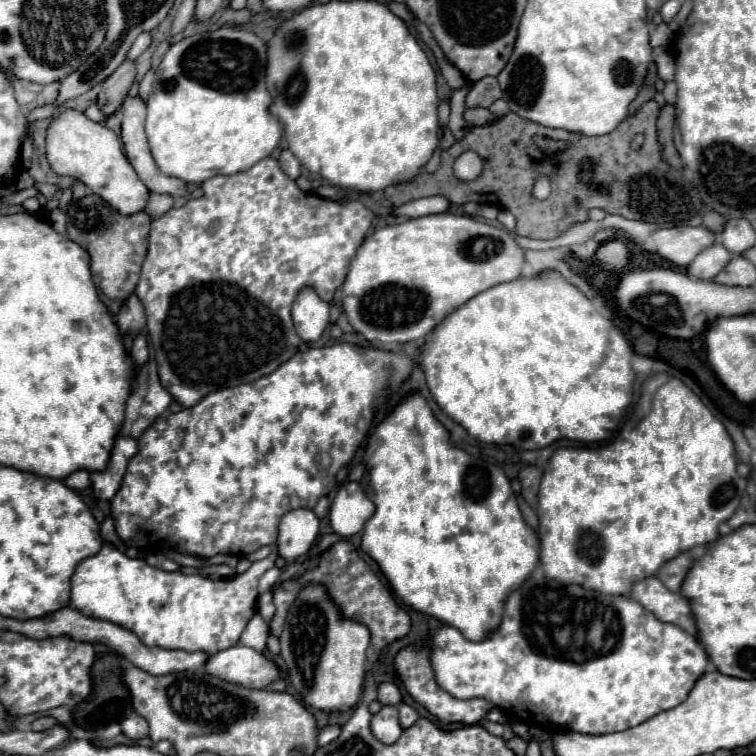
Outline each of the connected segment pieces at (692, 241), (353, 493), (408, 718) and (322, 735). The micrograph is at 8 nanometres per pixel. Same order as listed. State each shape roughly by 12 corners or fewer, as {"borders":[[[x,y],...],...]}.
{"borders":[[[705,226],[657,230],[659,256],[687,266],[715,234]],[[347,482],[331,504],[337,534],[351,538],[373,516],[361,484]],[[399,704],[401,728],[413,726],[419,714],[411,706]],[[327,726],[319,732],[317,744],[327,746],[341,732],[339,726]]]}

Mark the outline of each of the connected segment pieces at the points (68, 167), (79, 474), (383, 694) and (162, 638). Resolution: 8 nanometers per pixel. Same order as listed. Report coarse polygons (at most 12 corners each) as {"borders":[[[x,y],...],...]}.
{"borders":[[[77,110],[47,130],[47,160],[131,216],[149,190],[117,134]],[[77,470],[63,480],[75,492],[91,484],[89,472]],[[393,682],[377,688],[377,700],[383,706],[401,702],[399,688]],[[111,542],[71,576],[71,608],[147,646],[239,642],[259,576],[187,576]]]}

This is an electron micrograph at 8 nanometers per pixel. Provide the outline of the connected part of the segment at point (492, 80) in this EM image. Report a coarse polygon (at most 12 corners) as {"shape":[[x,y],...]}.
{"shape":[[495,76],[473,84],[465,104],[489,108],[501,98]]}

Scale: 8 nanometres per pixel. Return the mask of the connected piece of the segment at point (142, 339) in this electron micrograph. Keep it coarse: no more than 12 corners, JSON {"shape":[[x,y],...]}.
{"shape":[[139,332],[133,338],[131,356],[137,366],[147,362],[147,336]]}

